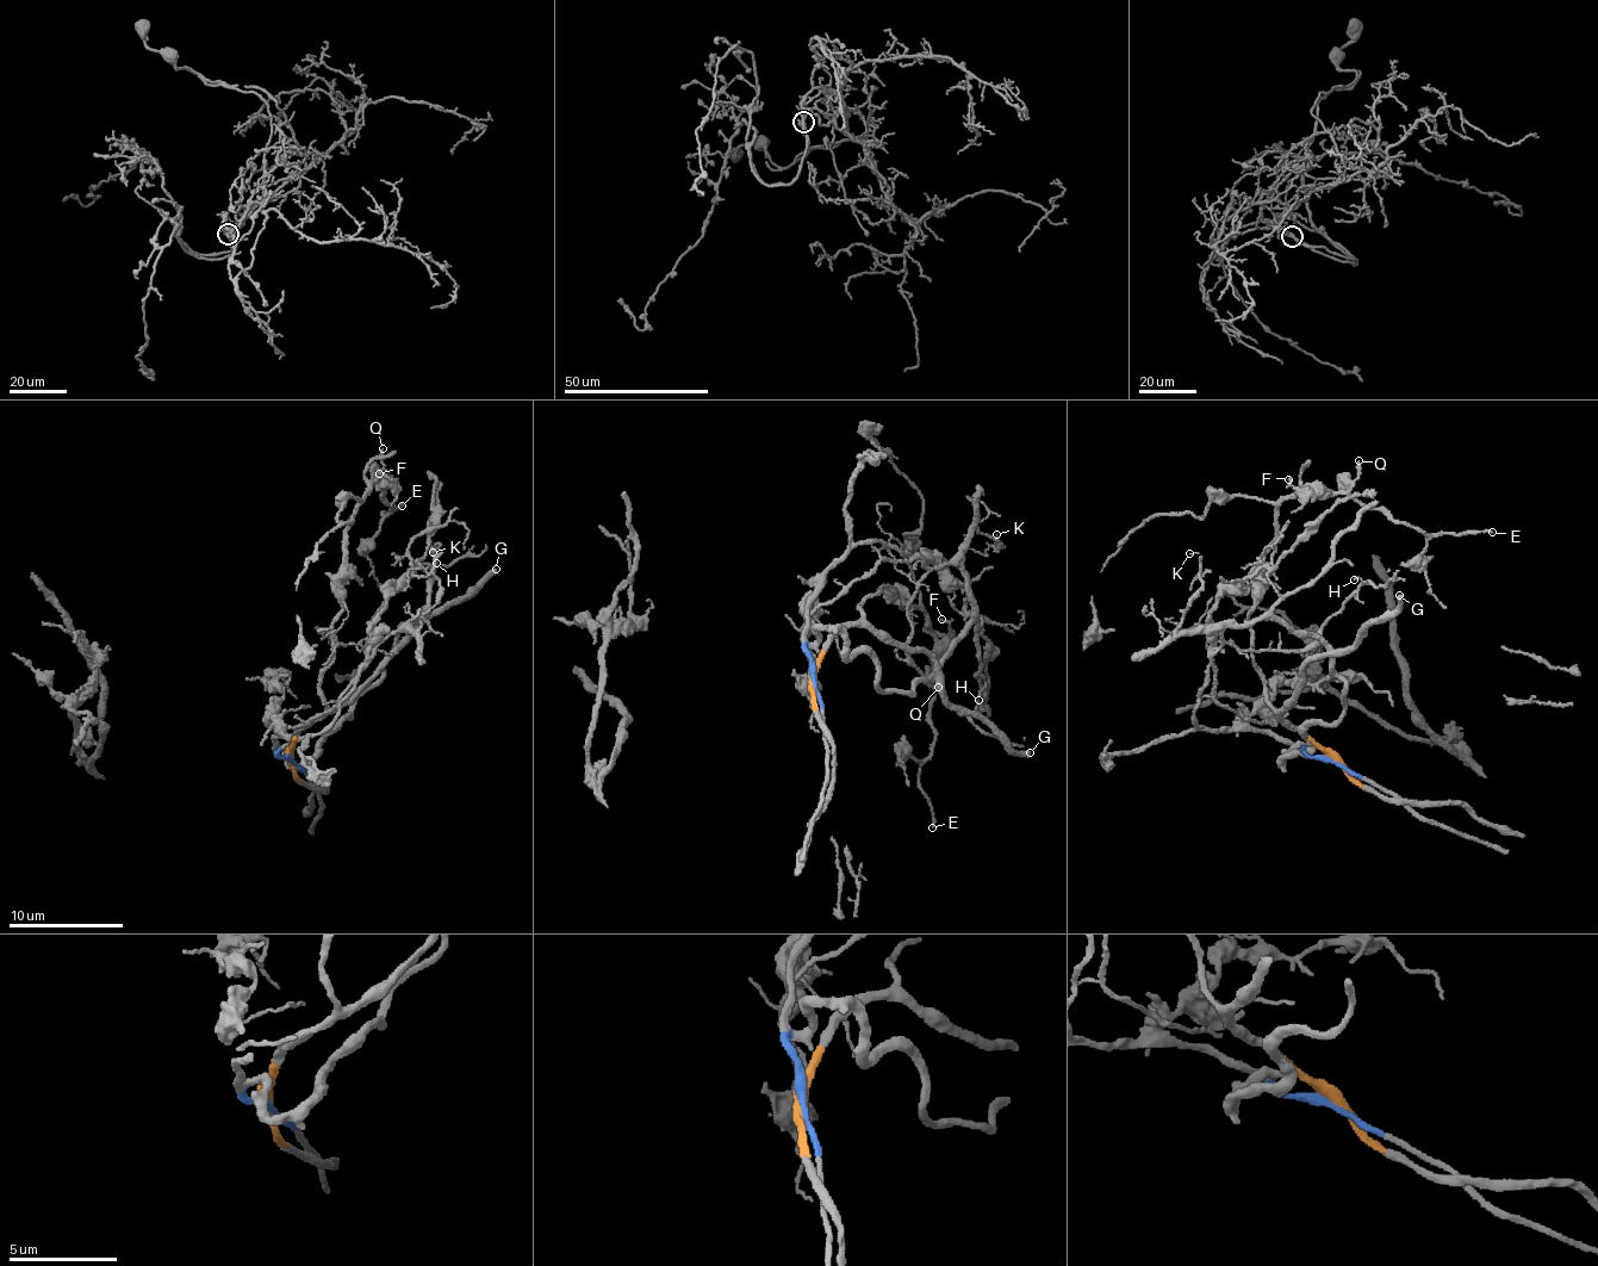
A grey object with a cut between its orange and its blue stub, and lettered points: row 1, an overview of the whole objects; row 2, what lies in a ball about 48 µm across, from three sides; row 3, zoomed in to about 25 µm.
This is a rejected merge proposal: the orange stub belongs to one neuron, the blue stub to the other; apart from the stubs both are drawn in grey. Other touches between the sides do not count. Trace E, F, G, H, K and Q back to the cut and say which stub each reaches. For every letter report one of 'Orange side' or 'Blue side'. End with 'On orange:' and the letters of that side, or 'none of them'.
E: Orange side
F: Orange side
G: Orange side
H: Blue side
K: Blue side
Q: Orange side
On orange: E, F, G, Q

